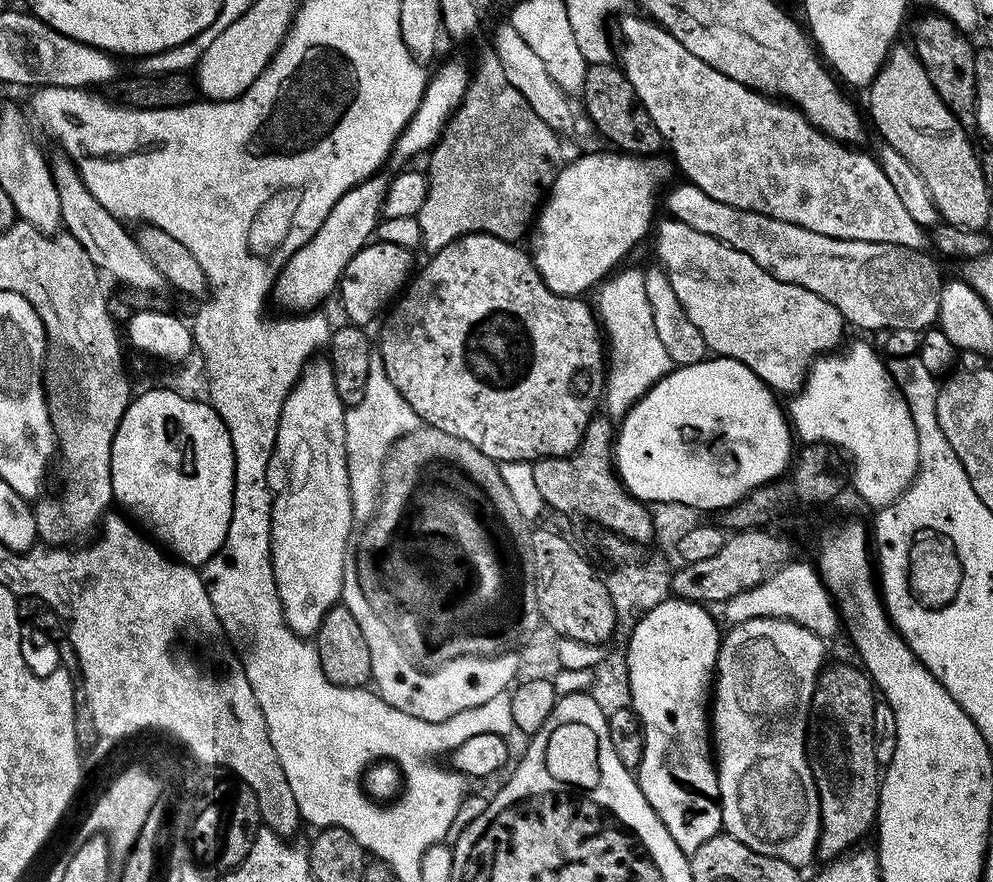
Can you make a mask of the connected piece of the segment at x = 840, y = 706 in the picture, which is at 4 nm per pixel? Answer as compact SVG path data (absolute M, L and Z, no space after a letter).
M855 663L831 664L816 679L806 729L808 765L820 799L820 837L816 850L819 859L824 862L831 862L855 849L863 841L860 839L873 831L882 779L882 768L874 754L877 689L868 673Z

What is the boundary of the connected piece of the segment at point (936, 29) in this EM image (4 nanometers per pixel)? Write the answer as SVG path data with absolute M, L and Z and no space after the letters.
M928 10L912 24L911 47L916 57L926 66L926 74L930 82L934 82L934 90L938 90L938 98L946 102L946 106L958 118L958 122L966 130L976 128L976 75L974 62L976 61L977 45L968 41L969 37L960 31L950 18L940 16Z

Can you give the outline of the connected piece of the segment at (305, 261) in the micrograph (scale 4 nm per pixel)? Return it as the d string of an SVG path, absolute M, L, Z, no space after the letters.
M377 174L354 185L338 202L334 202L334 210L326 214L326 222L318 226L314 238L306 242L286 261L280 276L276 279L274 300L281 304L284 310L312 310L337 291L340 276L346 270L350 258L358 254L365 244L373 239L376 225L382 219L384 199L388 193L389 177Z

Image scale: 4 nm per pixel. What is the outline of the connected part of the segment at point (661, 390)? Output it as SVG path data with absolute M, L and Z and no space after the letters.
M713 355L711 358L699 360L696 364L682 364L673 367L671 372L658 381L646 395L641 396L631 408L628 409L623 420L619 421L618 431L614 436L614 463L616 474L624 484L624 489L632 495L635 500L643 500L649 505L658 502L680 502L686 506L699 509L701 513L711 512L716 514L723 508L728 508L734 503L738 503L744 496L749 496L752 490L769 484L773 480L783 477L789 471L790 465L794 460L794 433L790 427L790 421L786 415L782 404L779 404L777 393L773 392L768 385L750 370L742 362L734 358Z

